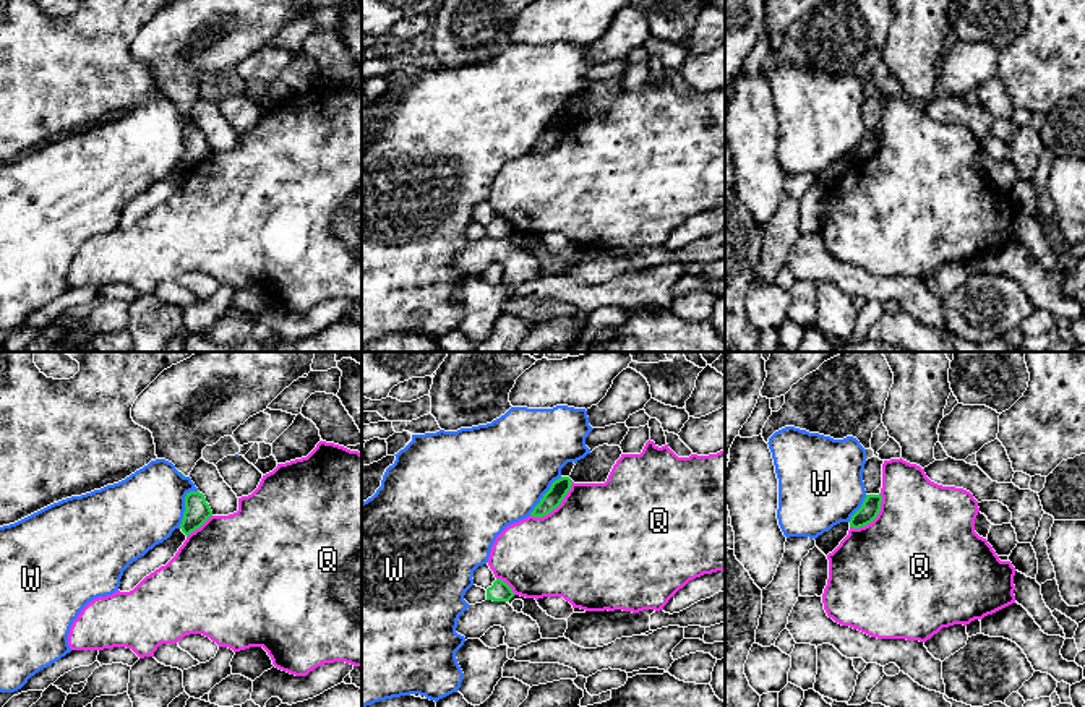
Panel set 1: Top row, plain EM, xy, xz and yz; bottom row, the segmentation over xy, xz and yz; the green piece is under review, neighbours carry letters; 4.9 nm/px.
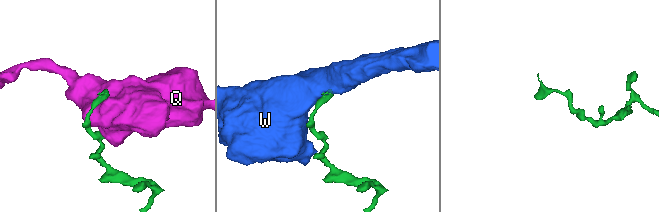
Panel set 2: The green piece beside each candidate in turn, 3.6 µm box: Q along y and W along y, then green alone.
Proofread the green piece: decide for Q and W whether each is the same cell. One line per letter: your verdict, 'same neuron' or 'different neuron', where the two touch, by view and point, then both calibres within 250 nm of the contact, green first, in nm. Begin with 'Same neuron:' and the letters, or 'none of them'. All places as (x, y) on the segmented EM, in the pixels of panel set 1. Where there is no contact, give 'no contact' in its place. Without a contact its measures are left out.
Same neuron: none of them
Q: different neuron | xz (557, 506) | 90/500 nm
W: different neuron | xy (185, 506) | 130/360 nm

